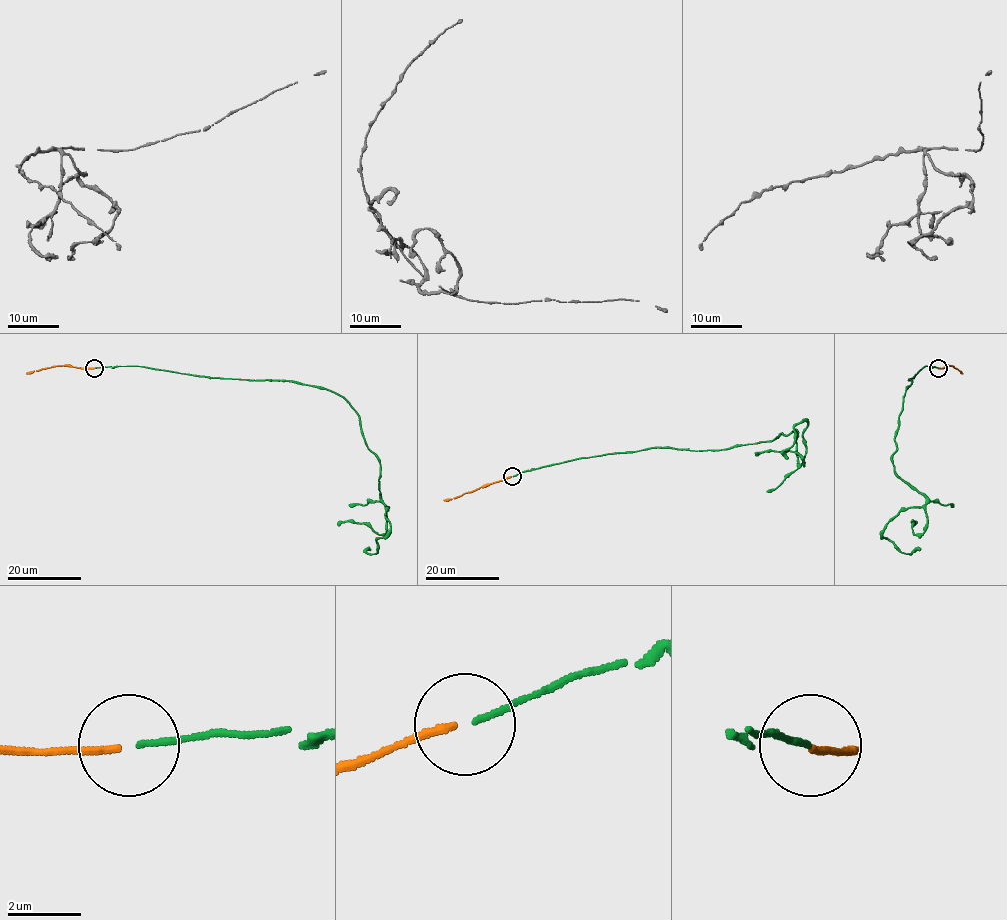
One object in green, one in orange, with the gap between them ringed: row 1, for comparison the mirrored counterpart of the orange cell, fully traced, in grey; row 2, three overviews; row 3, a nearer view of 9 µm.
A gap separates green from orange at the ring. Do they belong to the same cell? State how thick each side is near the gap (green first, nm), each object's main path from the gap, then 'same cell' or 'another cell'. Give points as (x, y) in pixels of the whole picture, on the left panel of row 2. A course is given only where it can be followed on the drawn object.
calibres 160 and 190 nm; course green (95, 368), (296, 381), (339, 394), (380, 465), (390, 529), (376, 552), (369, 549); course orange (93, 368), (57, 365), (26, 374); same cell

